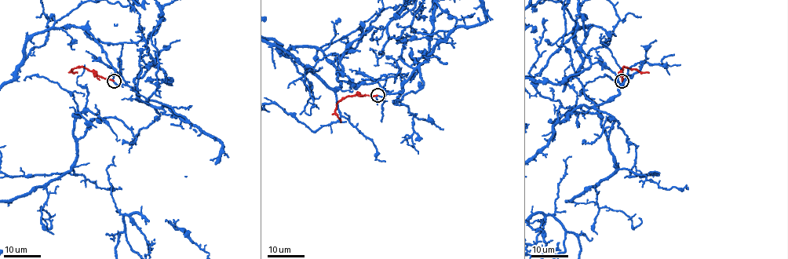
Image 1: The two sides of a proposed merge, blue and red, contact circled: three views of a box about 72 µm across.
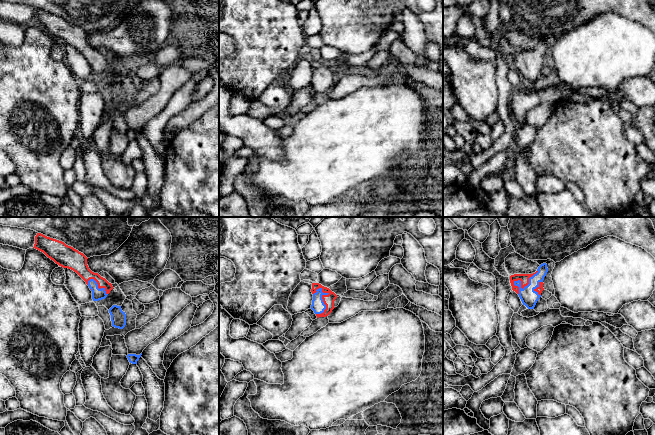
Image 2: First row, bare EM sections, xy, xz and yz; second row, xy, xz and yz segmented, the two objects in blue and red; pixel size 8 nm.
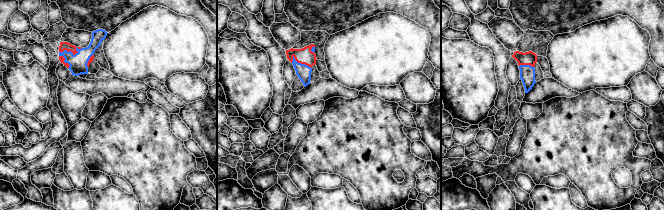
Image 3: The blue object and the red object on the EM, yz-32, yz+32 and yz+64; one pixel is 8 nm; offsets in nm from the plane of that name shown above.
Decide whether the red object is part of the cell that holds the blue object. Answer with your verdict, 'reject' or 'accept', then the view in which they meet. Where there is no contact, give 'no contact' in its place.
reject; contact in xz

